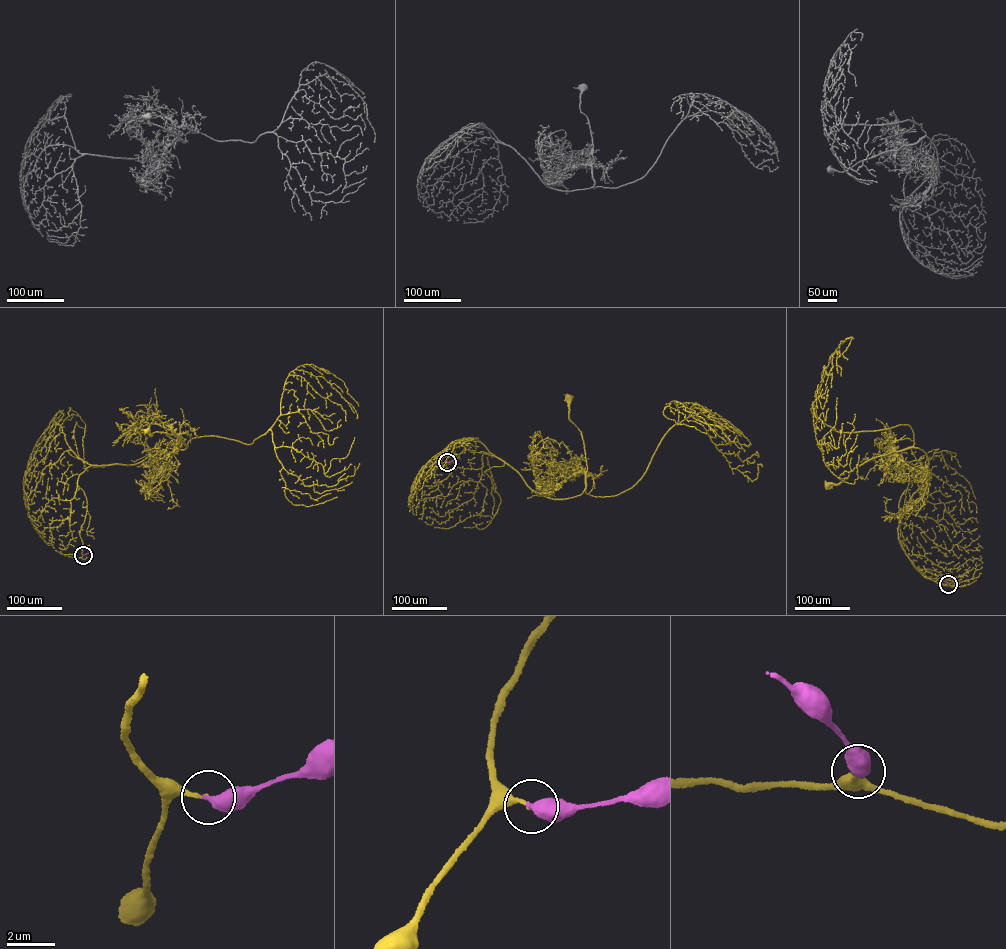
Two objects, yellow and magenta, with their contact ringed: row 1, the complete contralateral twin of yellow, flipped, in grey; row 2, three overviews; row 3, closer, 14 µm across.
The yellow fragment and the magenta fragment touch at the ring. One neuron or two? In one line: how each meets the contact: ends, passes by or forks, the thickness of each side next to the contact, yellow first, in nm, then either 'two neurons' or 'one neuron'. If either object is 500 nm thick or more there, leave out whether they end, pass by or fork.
calibres 160 and 500 nm; one neuron

